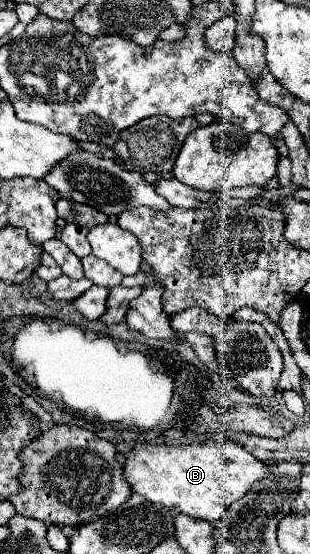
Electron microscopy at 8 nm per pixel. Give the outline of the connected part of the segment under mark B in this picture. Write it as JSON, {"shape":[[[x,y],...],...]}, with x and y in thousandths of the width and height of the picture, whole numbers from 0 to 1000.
{"shape":[[[674,796],[623,803],[435,803],[423,825],[397,832],[403,865],[429,886],[487,908],[532,912],[558,926],[597,926],[648,940],[706,940],[726,919],[790,897],[816,872],[855,865],[874,843],[752,796]]]}

